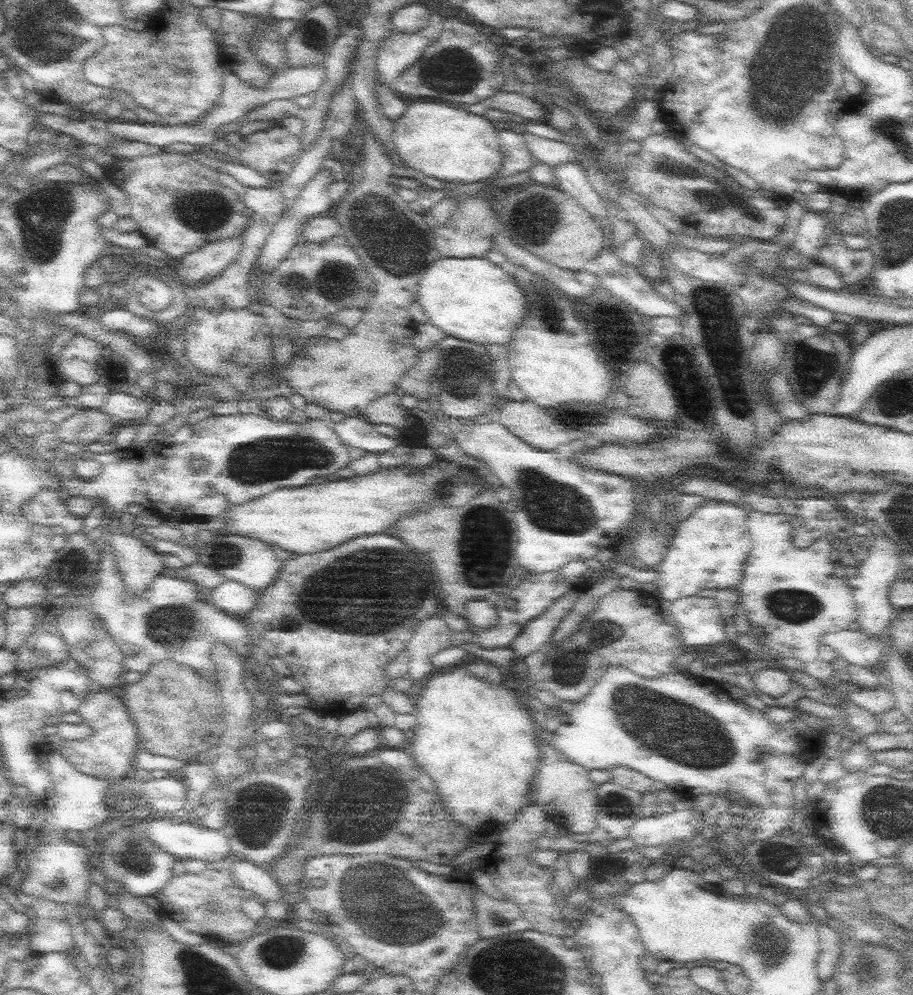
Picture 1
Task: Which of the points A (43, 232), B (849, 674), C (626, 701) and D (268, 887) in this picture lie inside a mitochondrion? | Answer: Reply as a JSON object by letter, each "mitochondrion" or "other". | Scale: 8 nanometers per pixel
{"A":"mitochondrion","B":"other","C":"mitochondrion","D":"other"}

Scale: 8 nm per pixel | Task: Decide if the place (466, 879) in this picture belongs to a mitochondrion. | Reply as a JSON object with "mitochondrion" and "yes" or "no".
{"mitochondrion":"no"}

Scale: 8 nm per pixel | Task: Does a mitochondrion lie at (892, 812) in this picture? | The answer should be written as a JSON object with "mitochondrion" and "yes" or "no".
{"mitochondrion":"yes"}

